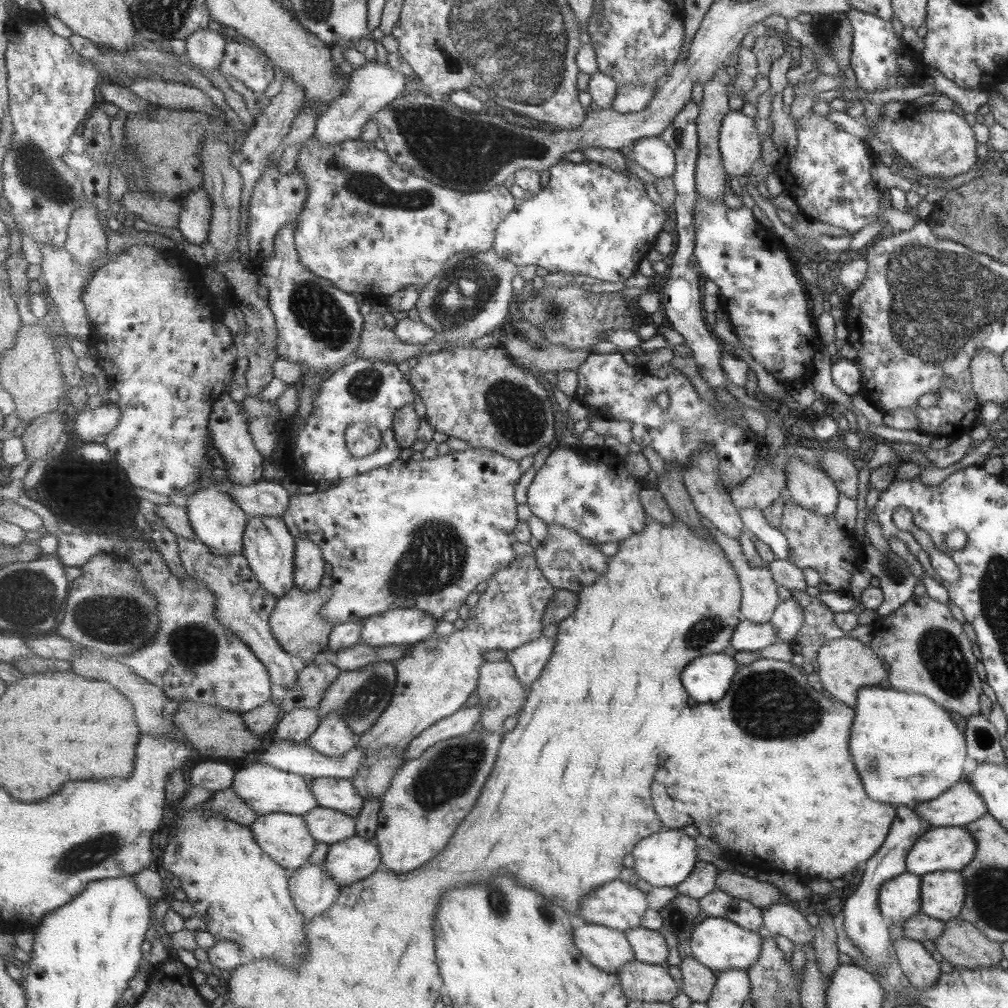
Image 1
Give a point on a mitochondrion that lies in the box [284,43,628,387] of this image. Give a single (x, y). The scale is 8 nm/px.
(470, 154)

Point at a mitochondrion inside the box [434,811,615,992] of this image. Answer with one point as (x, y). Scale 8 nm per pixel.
(495, 894)

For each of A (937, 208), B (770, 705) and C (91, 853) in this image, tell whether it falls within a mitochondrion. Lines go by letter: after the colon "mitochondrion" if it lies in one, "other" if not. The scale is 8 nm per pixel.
A: other
B: mitochondrion
C: mitochondrion

